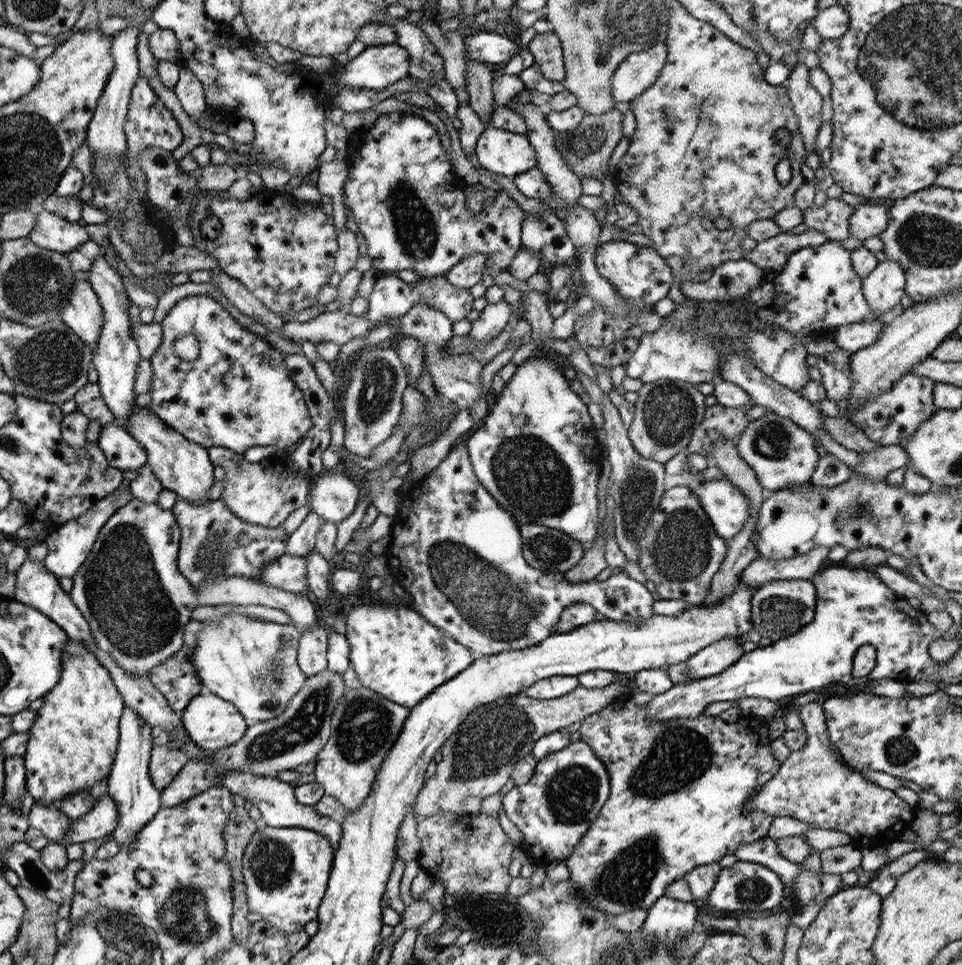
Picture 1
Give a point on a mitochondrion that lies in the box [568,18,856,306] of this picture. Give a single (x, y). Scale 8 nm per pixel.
(705, 110)

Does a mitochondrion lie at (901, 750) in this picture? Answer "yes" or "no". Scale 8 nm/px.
yes

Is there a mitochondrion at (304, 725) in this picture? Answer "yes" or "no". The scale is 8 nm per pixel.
yes

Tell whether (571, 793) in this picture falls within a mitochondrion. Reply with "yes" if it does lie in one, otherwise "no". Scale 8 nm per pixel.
yes

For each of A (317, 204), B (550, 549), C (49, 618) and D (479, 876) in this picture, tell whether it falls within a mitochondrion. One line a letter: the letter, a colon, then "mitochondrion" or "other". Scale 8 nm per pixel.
A: other
B: mitochondrion
C: other
D: mitochondrion

